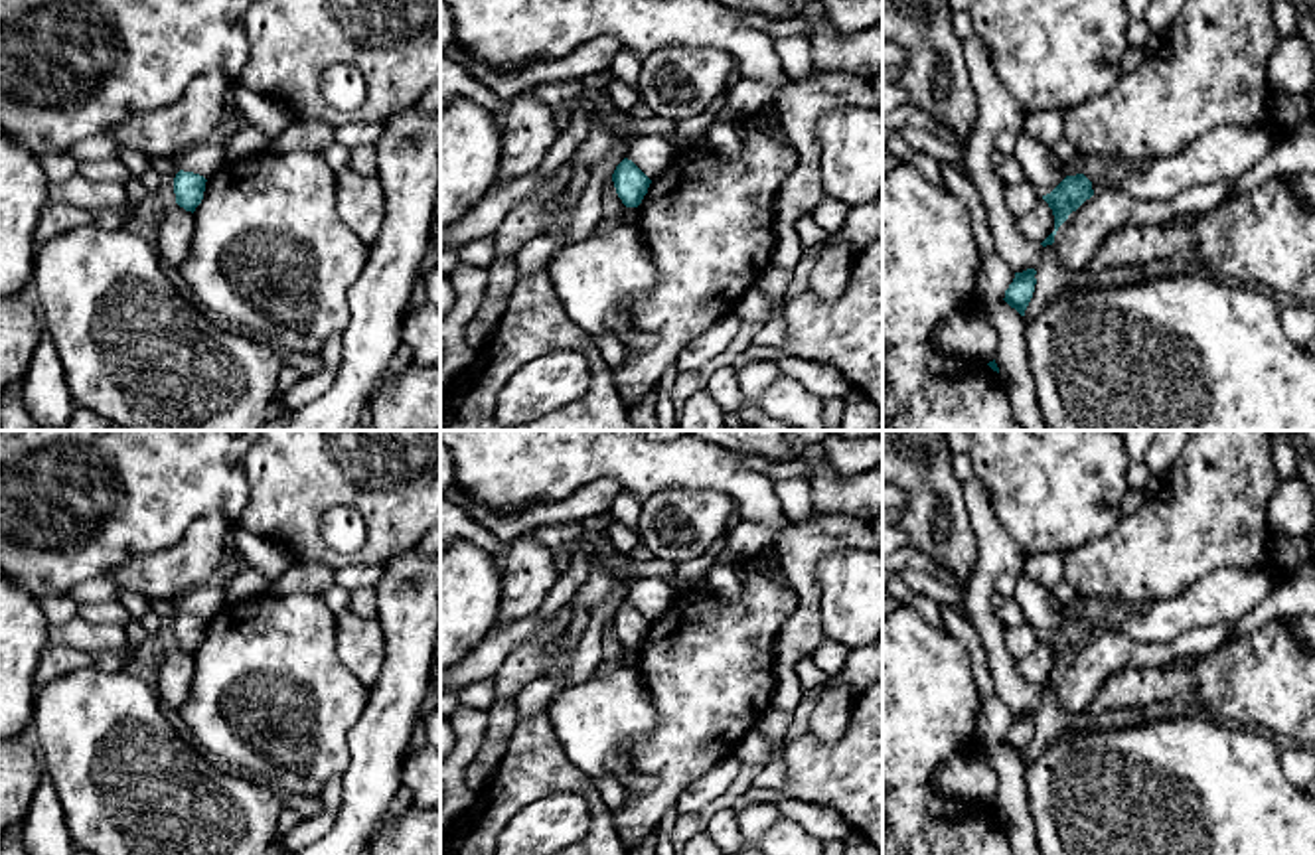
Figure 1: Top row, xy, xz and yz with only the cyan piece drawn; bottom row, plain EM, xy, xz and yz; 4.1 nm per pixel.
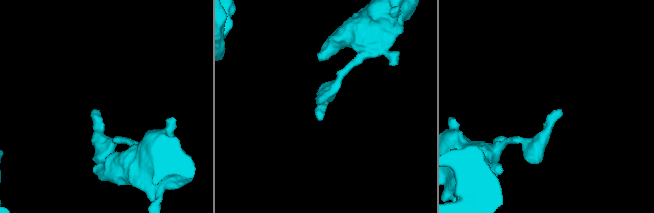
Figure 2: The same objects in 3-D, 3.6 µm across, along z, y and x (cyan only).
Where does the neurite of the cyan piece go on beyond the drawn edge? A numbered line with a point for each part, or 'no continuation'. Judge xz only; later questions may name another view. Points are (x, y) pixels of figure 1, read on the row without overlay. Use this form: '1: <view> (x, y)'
1: xz (630, 658)

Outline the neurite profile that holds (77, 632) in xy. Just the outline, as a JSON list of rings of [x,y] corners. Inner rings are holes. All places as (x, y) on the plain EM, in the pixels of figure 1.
[[[73,616],[69,622],[59,626],[49,626],[47,646],[55,644],[73,646],[91,654],[128,650],[130,658],[138,652],[138,648],[128,644],[122,626],[99,626],[81,616]]]

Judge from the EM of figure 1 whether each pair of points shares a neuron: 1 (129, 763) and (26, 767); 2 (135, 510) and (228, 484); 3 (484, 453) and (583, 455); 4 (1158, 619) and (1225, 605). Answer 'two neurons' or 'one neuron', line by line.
1: two neurons
2: one neuron
3: one neuron
4: one neuron

